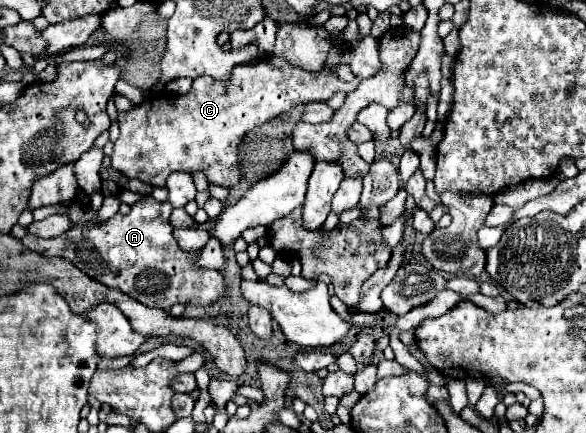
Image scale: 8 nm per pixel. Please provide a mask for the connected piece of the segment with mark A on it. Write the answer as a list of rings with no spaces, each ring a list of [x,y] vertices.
[[[149,195],[137,201],[127,215],[115,213],[103,223],[97,221],[97,211],[83,201],[73,199],[67,207],[71,217],[69,231],[53,239],[27,235],[23,237],[23,245],[45,257],[65,257],[95,281],[119,289],[147,307],[159,307],[165,311],[177,303],[205,307],[223,297],[225,281],[221,273],[195,267],[199,255],[187,253],[177,245],[173,227],[169,225],[169,201],[161,203]]]

